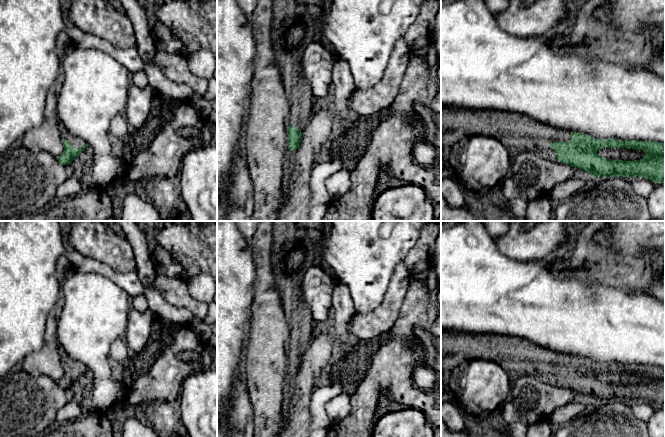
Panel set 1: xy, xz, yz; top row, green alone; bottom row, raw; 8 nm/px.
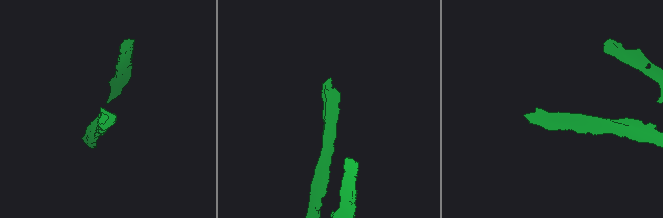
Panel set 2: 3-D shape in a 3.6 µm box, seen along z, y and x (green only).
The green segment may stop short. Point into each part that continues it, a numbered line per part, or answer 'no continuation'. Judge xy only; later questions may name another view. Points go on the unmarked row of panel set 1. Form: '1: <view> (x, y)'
1: xy (75, 365)

